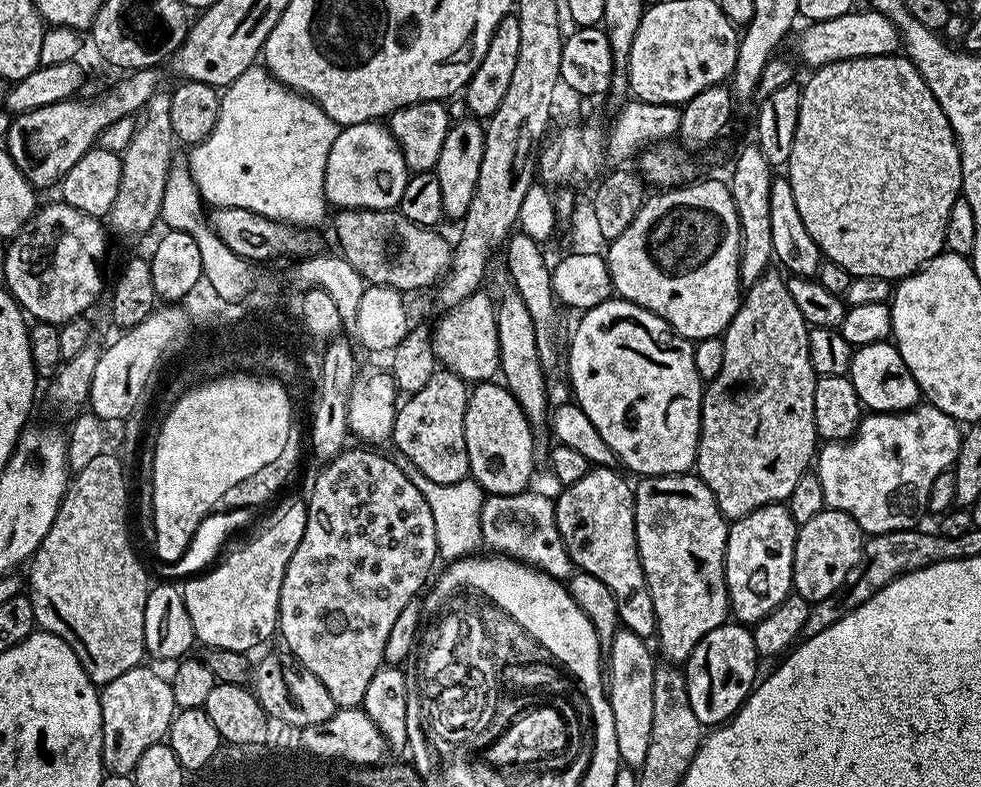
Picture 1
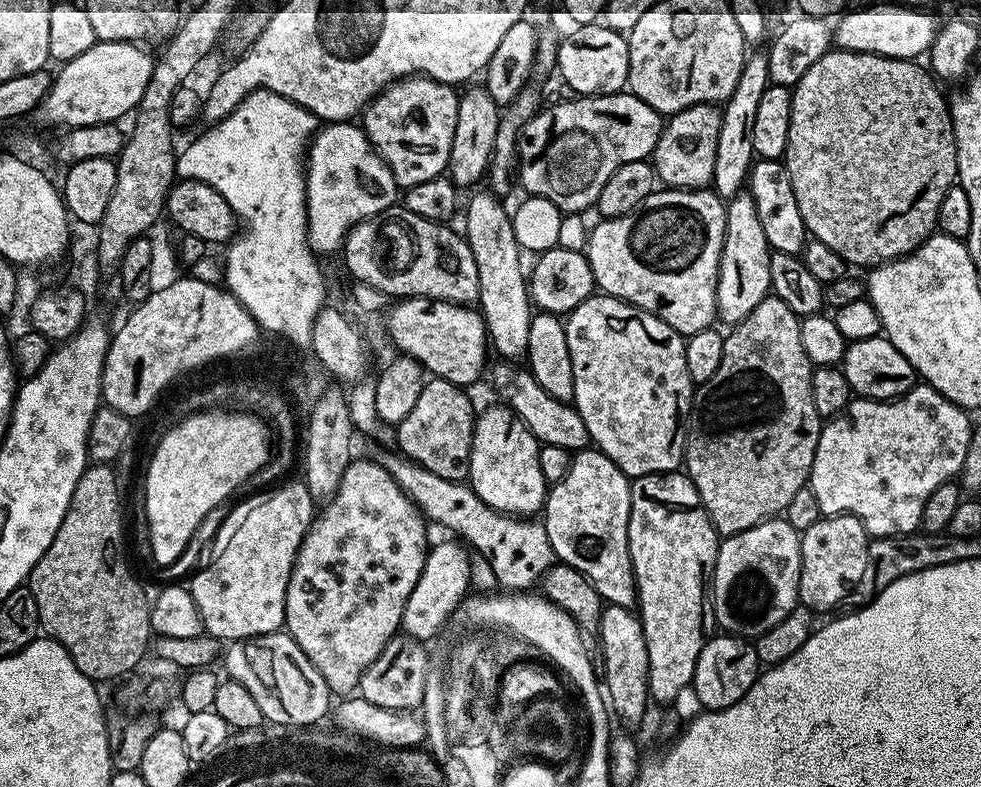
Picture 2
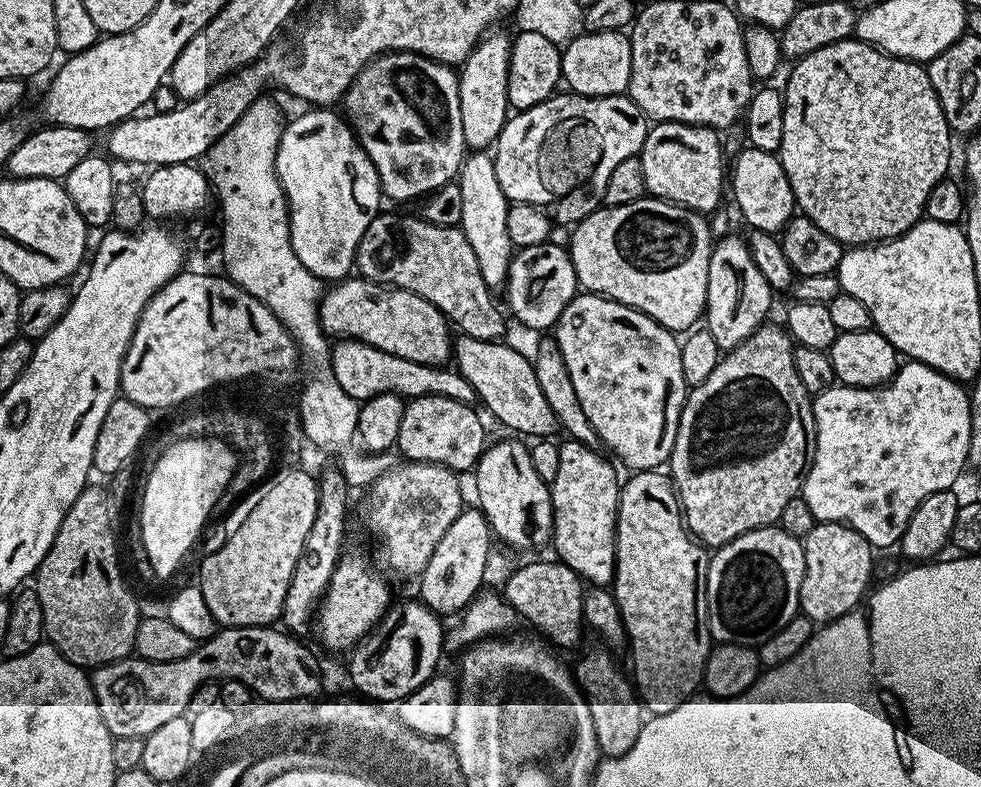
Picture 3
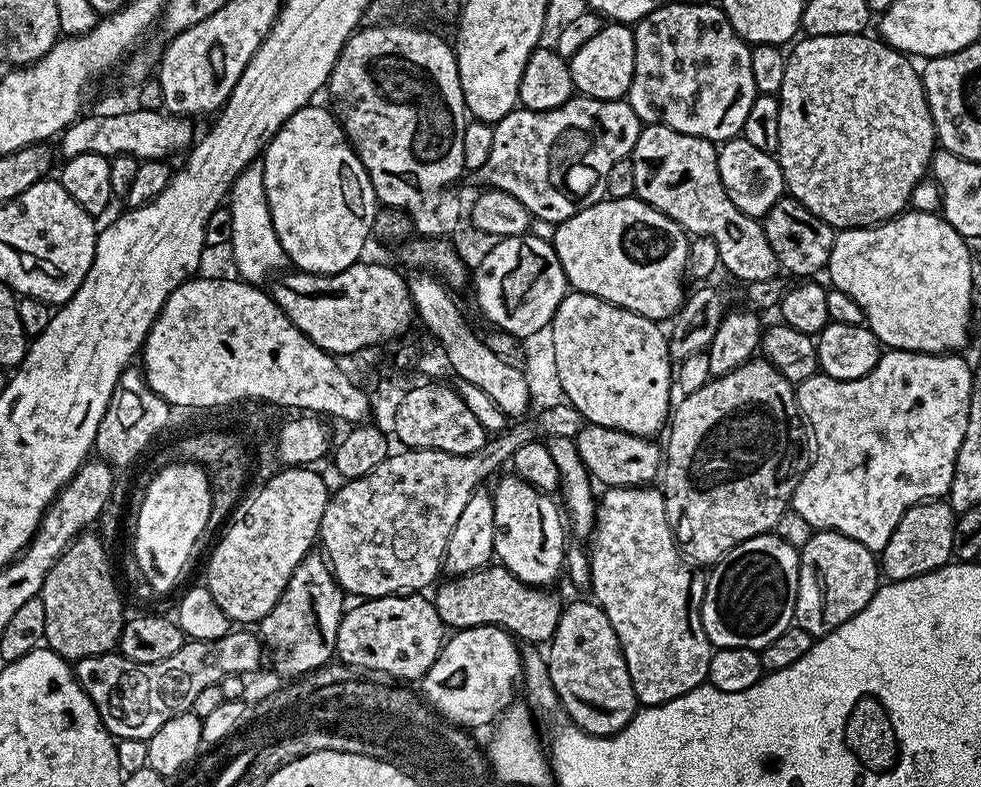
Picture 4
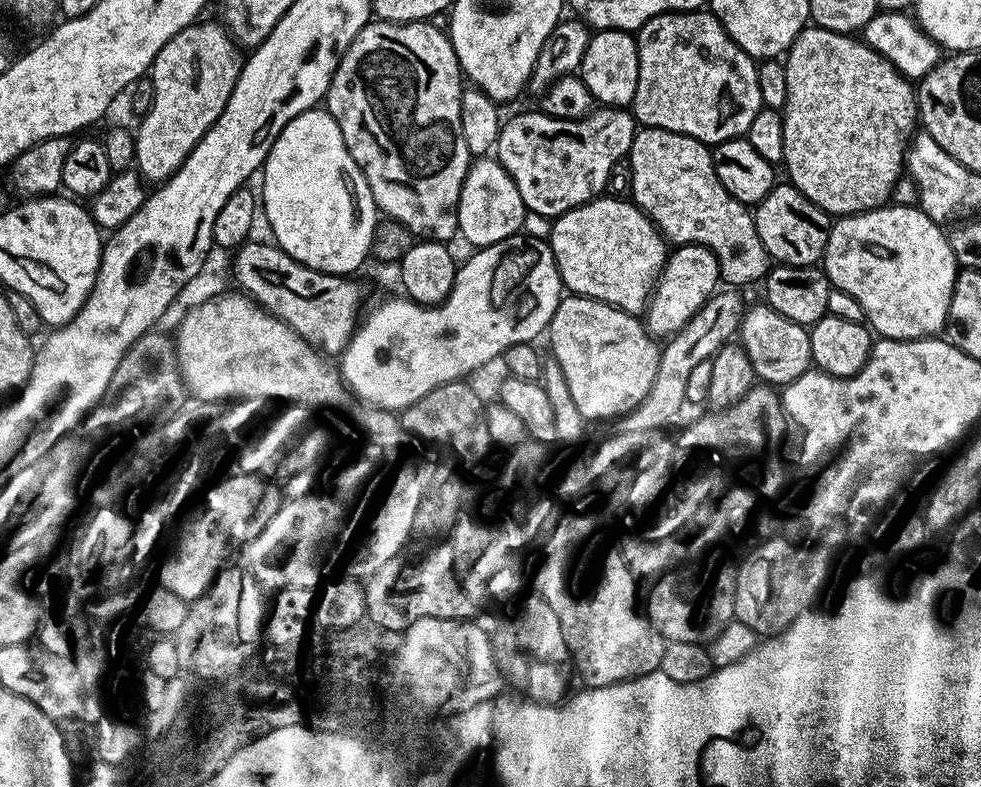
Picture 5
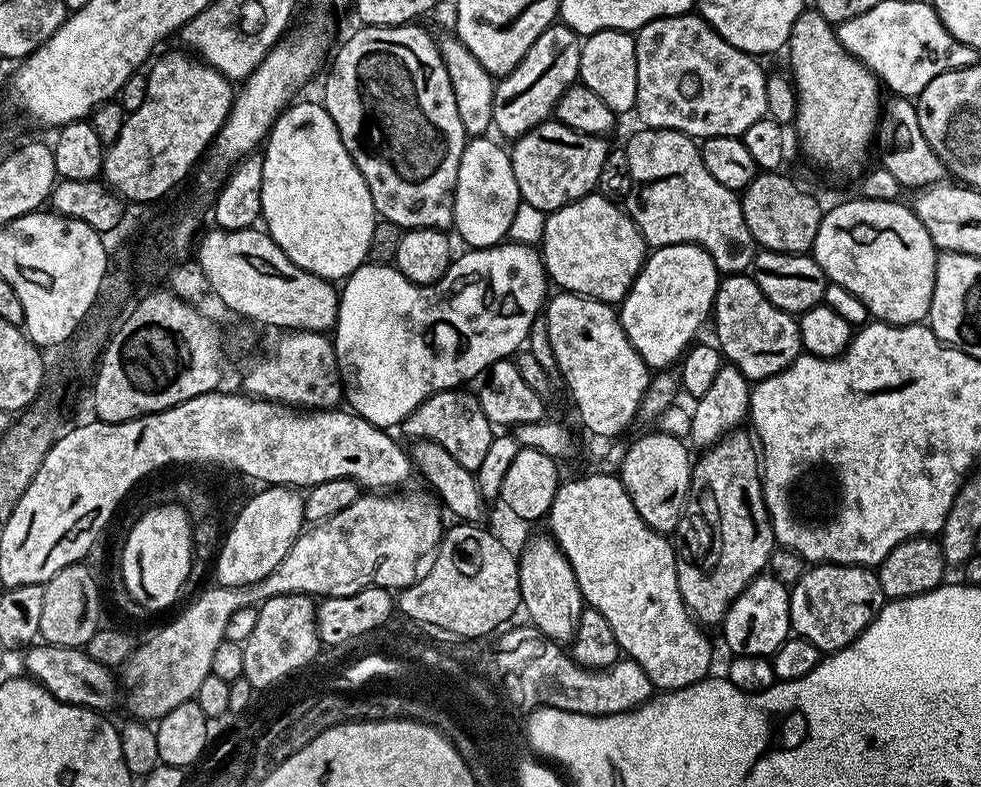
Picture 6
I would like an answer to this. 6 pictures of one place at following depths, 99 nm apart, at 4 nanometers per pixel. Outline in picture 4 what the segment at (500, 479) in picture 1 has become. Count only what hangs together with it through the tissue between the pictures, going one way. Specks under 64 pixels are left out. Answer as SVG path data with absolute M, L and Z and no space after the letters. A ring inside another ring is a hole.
M507 474L491 489L494 502L495 559L527 584L552 586L565 571L564 545L566 524L561 509L551 495L525 483L515 474Z

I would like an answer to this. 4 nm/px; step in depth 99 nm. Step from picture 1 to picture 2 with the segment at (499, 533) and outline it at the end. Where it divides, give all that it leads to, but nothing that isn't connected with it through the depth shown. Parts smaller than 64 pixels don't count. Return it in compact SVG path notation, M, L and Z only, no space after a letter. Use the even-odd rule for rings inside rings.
M379 451L376 459L429 521L438 522L454 531L451 533L459 534L465 543L475 546L477 555L485 557L490 563L499 587L504 586L506 588L503 589L512 592L531 589L528 587L534 582L539 583L555 563L543 521L498 512L486 506L471 485L439 478L397 451Z

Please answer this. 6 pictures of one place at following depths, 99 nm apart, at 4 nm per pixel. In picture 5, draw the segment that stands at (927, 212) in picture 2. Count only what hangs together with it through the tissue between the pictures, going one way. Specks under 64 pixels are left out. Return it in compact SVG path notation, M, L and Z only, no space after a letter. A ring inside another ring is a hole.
M815 26L802 29L788 47L782 63L786 70L782 168L788 171L787 179L814 206L833 218L885 207L905 171L906 153L918 124L916 94L908 77L863 39Z

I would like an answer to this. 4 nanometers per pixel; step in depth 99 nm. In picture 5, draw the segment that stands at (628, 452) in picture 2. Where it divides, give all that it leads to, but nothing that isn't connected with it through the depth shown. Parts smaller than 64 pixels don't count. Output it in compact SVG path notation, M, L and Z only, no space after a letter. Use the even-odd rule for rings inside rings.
M568 294L561 299L546 336L552 339L551 355L562 368L570 395L585 421L621 418L646 397L661 345L633 313L588 296Z

